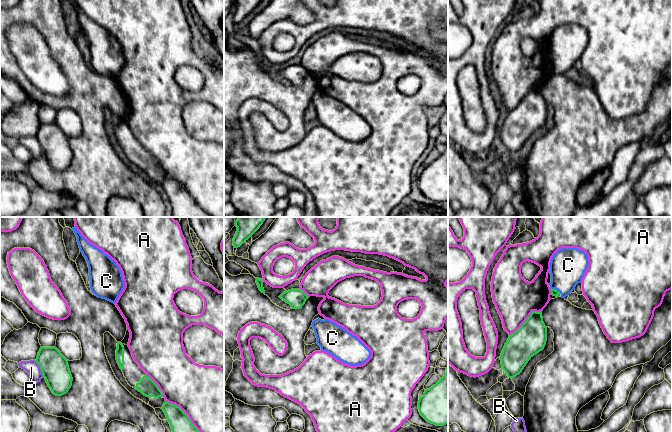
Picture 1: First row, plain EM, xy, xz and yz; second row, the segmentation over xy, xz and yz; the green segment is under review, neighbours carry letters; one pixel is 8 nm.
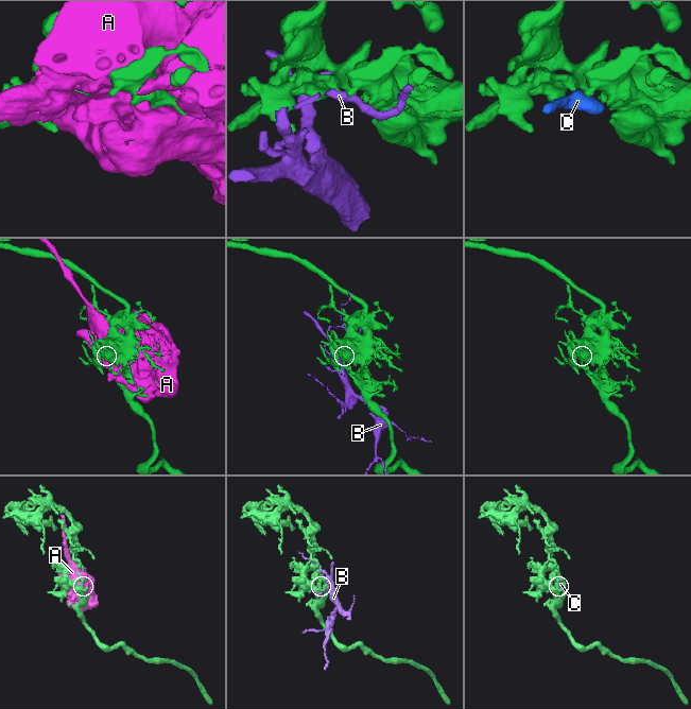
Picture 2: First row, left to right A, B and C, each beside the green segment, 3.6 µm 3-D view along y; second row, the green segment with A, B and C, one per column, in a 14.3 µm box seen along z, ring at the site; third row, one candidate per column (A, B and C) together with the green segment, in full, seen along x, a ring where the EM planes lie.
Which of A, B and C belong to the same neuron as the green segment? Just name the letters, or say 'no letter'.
C

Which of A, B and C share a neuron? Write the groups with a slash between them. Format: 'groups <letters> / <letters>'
groups A / B / C

